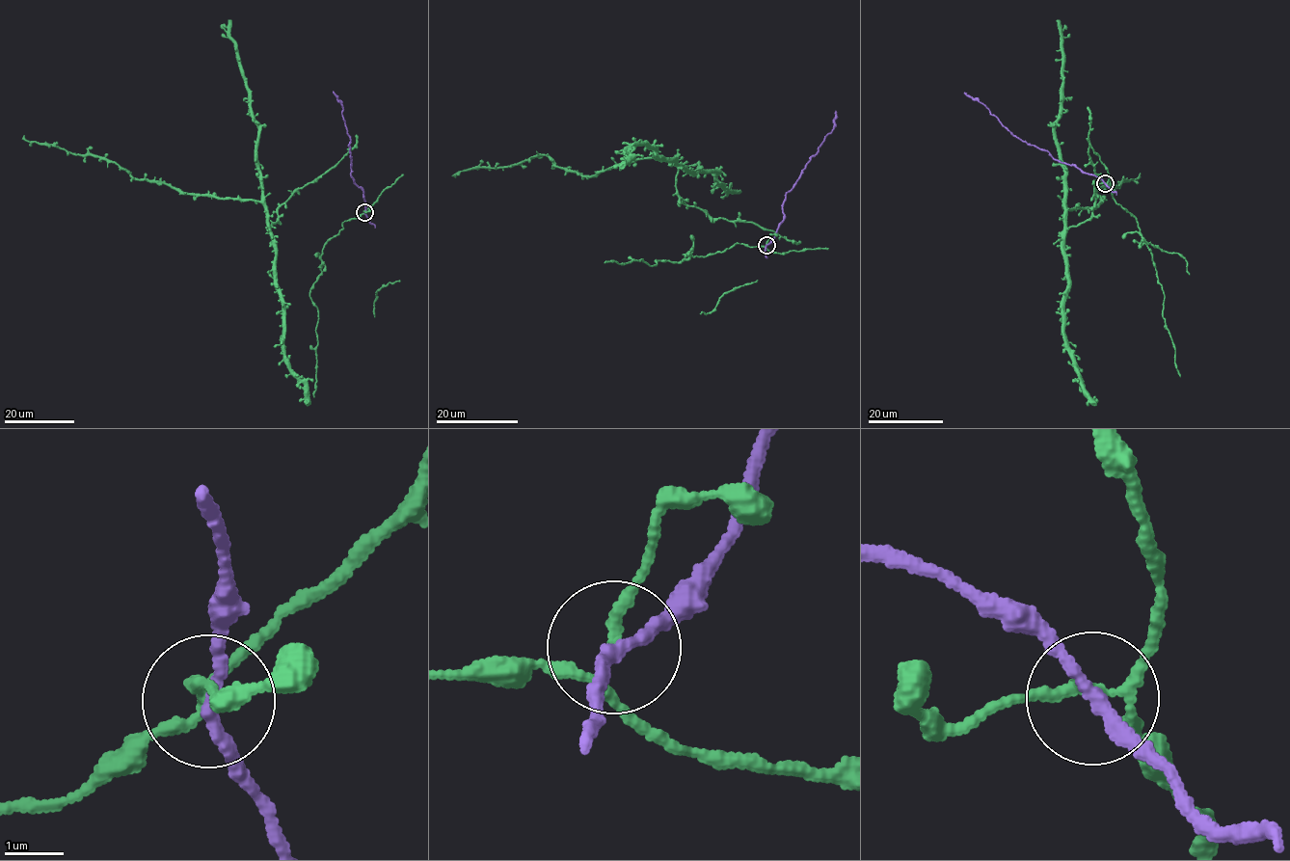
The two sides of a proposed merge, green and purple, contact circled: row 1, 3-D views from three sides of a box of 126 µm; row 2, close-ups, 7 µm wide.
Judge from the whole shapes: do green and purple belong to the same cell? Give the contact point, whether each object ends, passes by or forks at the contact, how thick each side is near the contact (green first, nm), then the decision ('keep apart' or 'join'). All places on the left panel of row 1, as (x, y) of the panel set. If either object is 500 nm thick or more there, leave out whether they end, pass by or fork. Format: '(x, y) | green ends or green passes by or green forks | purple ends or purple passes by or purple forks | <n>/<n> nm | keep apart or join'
(364, 212) | green forks | purple passes by | 140/200 nm | keep apart

